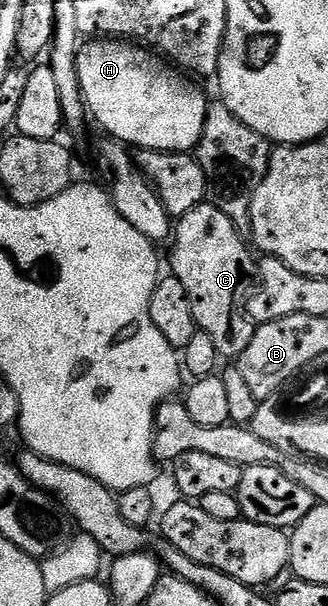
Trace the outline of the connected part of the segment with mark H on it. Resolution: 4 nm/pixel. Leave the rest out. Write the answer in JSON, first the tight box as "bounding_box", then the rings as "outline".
{"bounding_box":[77,37,209,153],"outline":[[[119,37],[92,38],[79,48],[77,77],[90,118],[95,118],[112,140],[144,151],[191,153],[198,148],[209,99],[154,50]]]}

